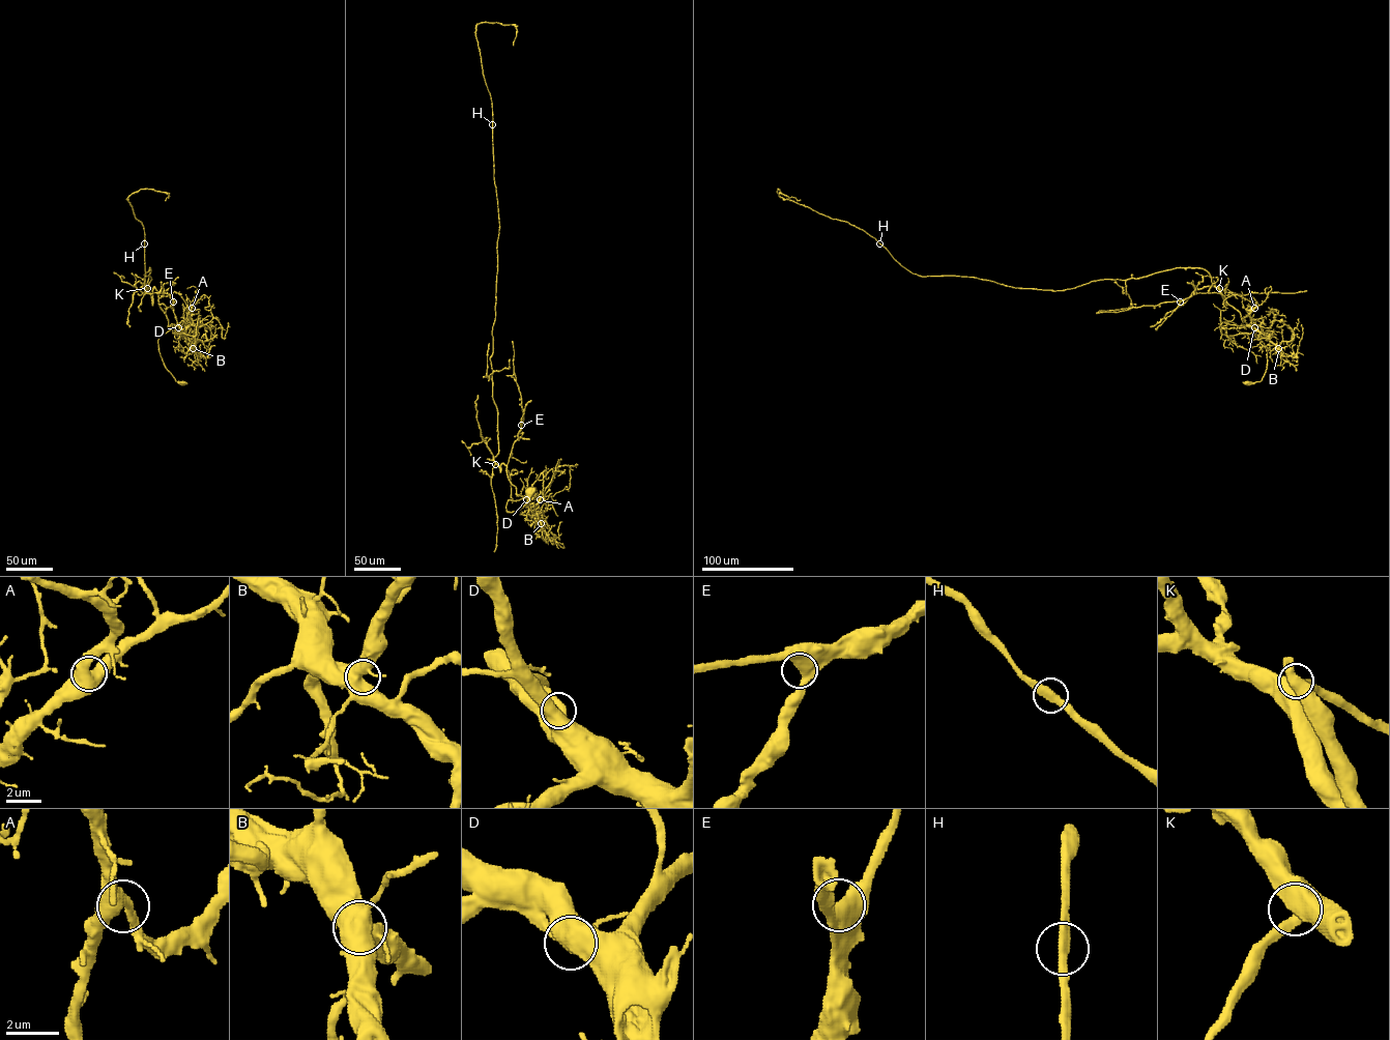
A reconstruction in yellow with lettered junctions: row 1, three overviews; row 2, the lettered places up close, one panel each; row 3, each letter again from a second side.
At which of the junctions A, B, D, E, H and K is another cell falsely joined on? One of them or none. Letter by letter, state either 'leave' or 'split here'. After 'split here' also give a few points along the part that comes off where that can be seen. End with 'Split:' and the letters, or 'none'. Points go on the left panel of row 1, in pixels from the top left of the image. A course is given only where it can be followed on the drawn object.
A: leave
B: leave
D: leave
E: leave
H: leave
K: leave
Split: none

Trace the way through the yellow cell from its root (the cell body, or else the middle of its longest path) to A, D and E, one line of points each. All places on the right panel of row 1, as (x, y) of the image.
A: (1247, 382), (1261, 380), (1267, 363), (1266, 346), (1254, 336), (1249, 317), (1254, 308)
D: (1247, 382), (1261, 380), (1267, 363), (1267, 349), (1254, 336), (1254, 327)
E: (1247, 382), (1261, 380), (1267, 363), (1267, 349), (1254, 336), (1254, 326), (1220, 293), (1196, 293), (1180, 301)

